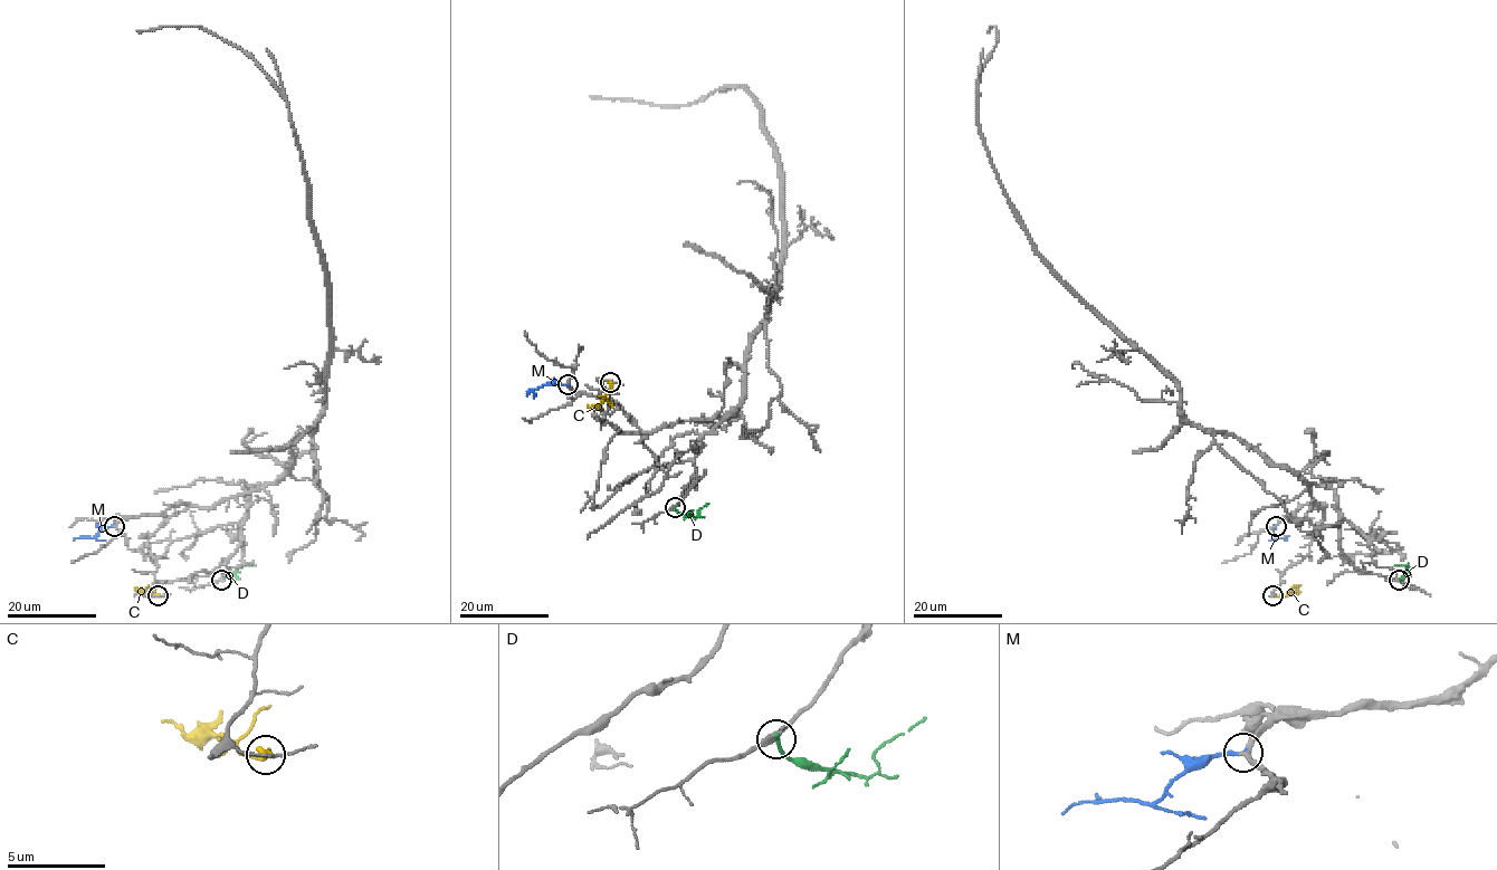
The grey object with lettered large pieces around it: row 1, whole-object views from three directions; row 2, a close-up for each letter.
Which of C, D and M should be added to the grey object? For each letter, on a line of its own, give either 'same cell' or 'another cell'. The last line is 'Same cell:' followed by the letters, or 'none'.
C: another cell
D: another cell
M: same cell
Same cell: M

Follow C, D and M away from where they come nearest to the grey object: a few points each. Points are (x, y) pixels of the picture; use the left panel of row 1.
C: (158, 595), (134, 588)
D: (222, 580), (244, 565), (256, 564)
M: (115, 526), (107, 526), (94, 537), (74, 539)

